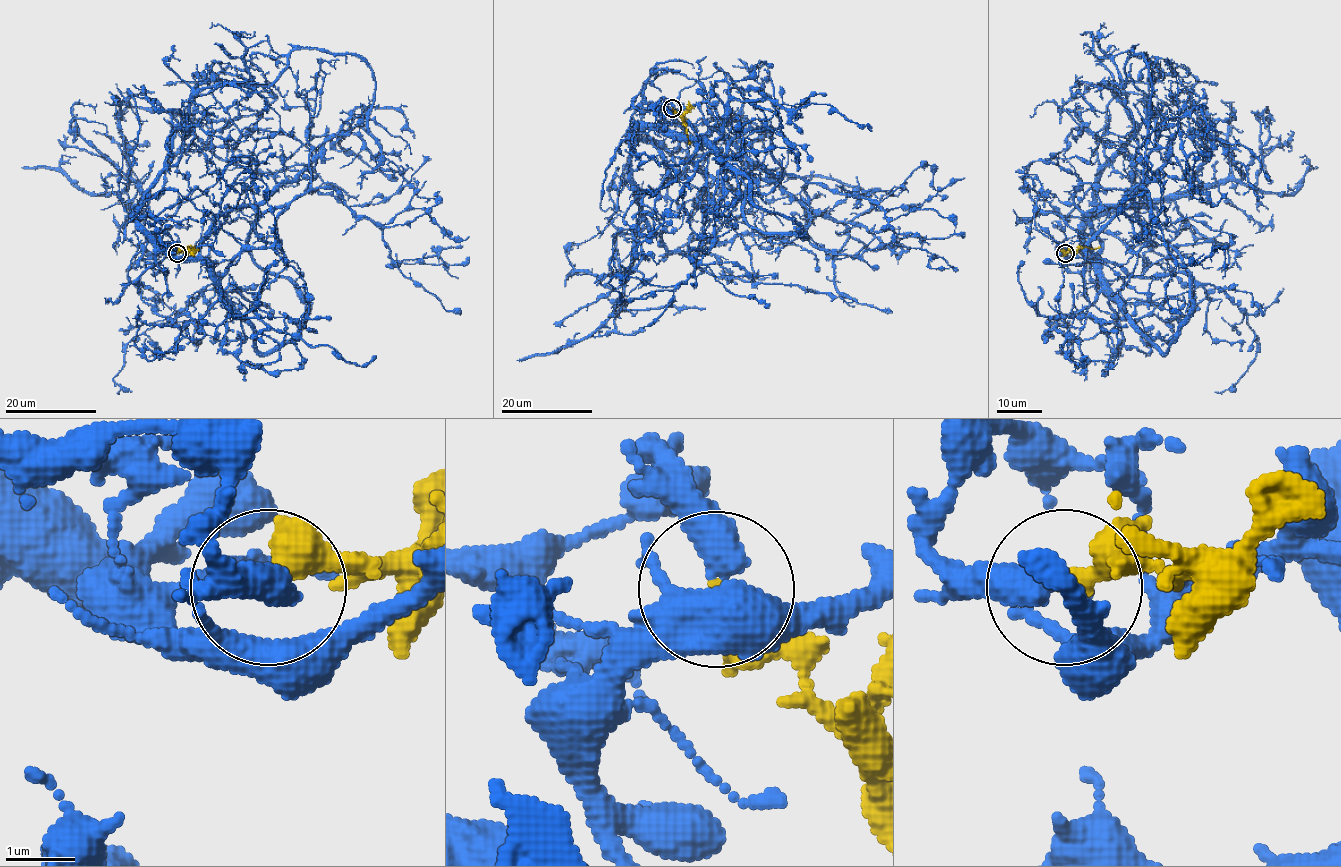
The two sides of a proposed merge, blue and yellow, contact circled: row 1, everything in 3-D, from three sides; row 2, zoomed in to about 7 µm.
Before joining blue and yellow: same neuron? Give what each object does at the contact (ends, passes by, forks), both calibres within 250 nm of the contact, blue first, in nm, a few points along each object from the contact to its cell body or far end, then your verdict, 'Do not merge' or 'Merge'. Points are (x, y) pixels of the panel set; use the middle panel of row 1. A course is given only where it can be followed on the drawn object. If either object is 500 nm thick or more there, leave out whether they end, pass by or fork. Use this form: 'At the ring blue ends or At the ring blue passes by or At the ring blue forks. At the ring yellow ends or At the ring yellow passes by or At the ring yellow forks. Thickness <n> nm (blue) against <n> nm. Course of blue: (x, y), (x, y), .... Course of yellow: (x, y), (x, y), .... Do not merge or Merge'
At the ring blue ends. At the ring yellow ends. Thickness 480 nm (blue) against 320 nm. Course of blue: (672, 107), (663, 125), (631, 137), (659, 148), (672, 181), (691, 158), (734, 156), (876, 189), (856, 208). Course of yellow: (672, 109), (682, 120), (689, 144). Merge

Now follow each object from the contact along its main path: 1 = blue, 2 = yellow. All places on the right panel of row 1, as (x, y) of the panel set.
1: (1064, 252), (1138, 129), (1110, 85), (1133, 48), (1165, 189)
2: (1065, 252), (1100, 246)

